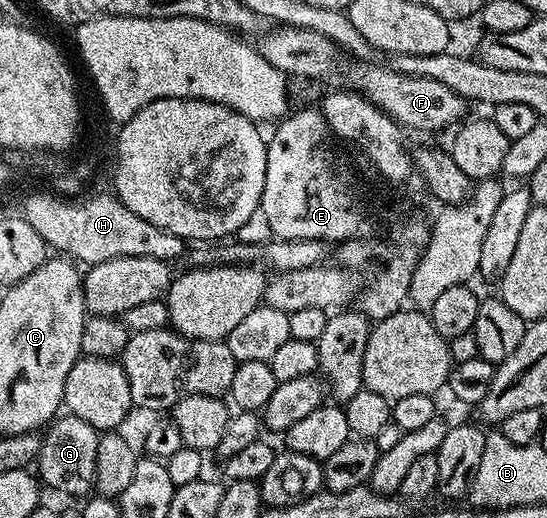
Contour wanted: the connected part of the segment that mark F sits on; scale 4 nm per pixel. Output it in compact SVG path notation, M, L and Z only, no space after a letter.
M286 25L270 29L261 42L256 42L255 48L263 55L263 59L267 59L267 63L271 63L271 67L286 75L294 73L309 81L330 81L333 84L330 86L359 93L406 130L422 129L425 133L433 133L448 125L456 126L466 116L467 102L455 95L451 87L435 83L435 79L403 75L385 63L377 65L373 61L359 61L341 52L335 43L331 43L331 39L323 39L319 31L303 31Z

